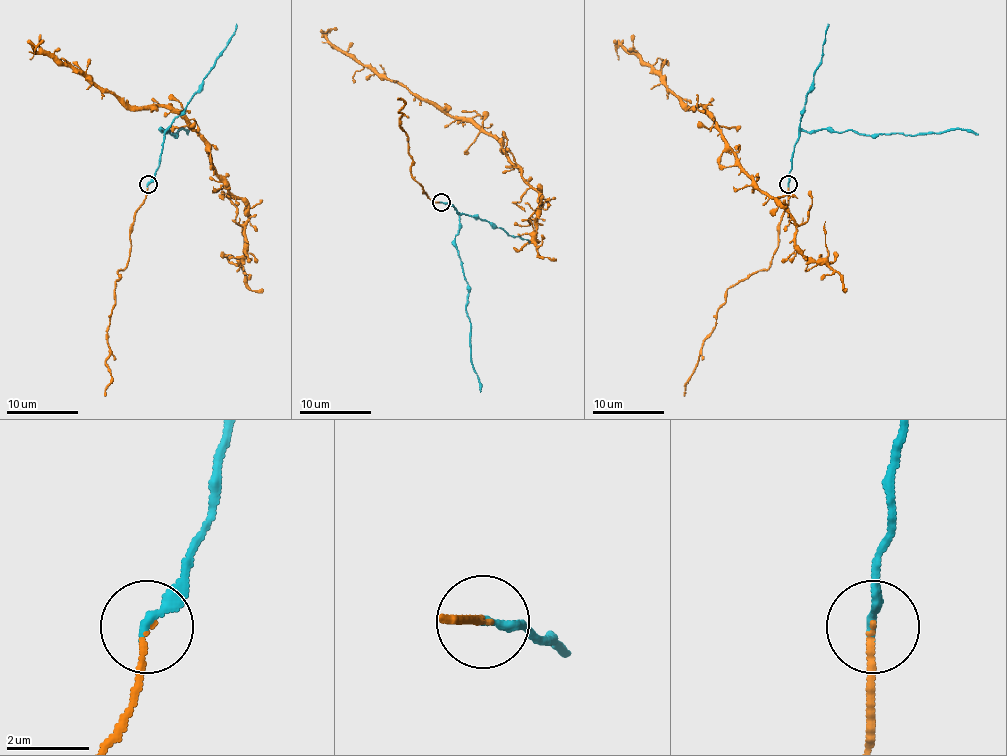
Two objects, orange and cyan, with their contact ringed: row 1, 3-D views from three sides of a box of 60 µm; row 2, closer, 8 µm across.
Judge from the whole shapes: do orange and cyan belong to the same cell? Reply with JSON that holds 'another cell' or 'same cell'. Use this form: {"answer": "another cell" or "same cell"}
{"answer": "same cell"}

